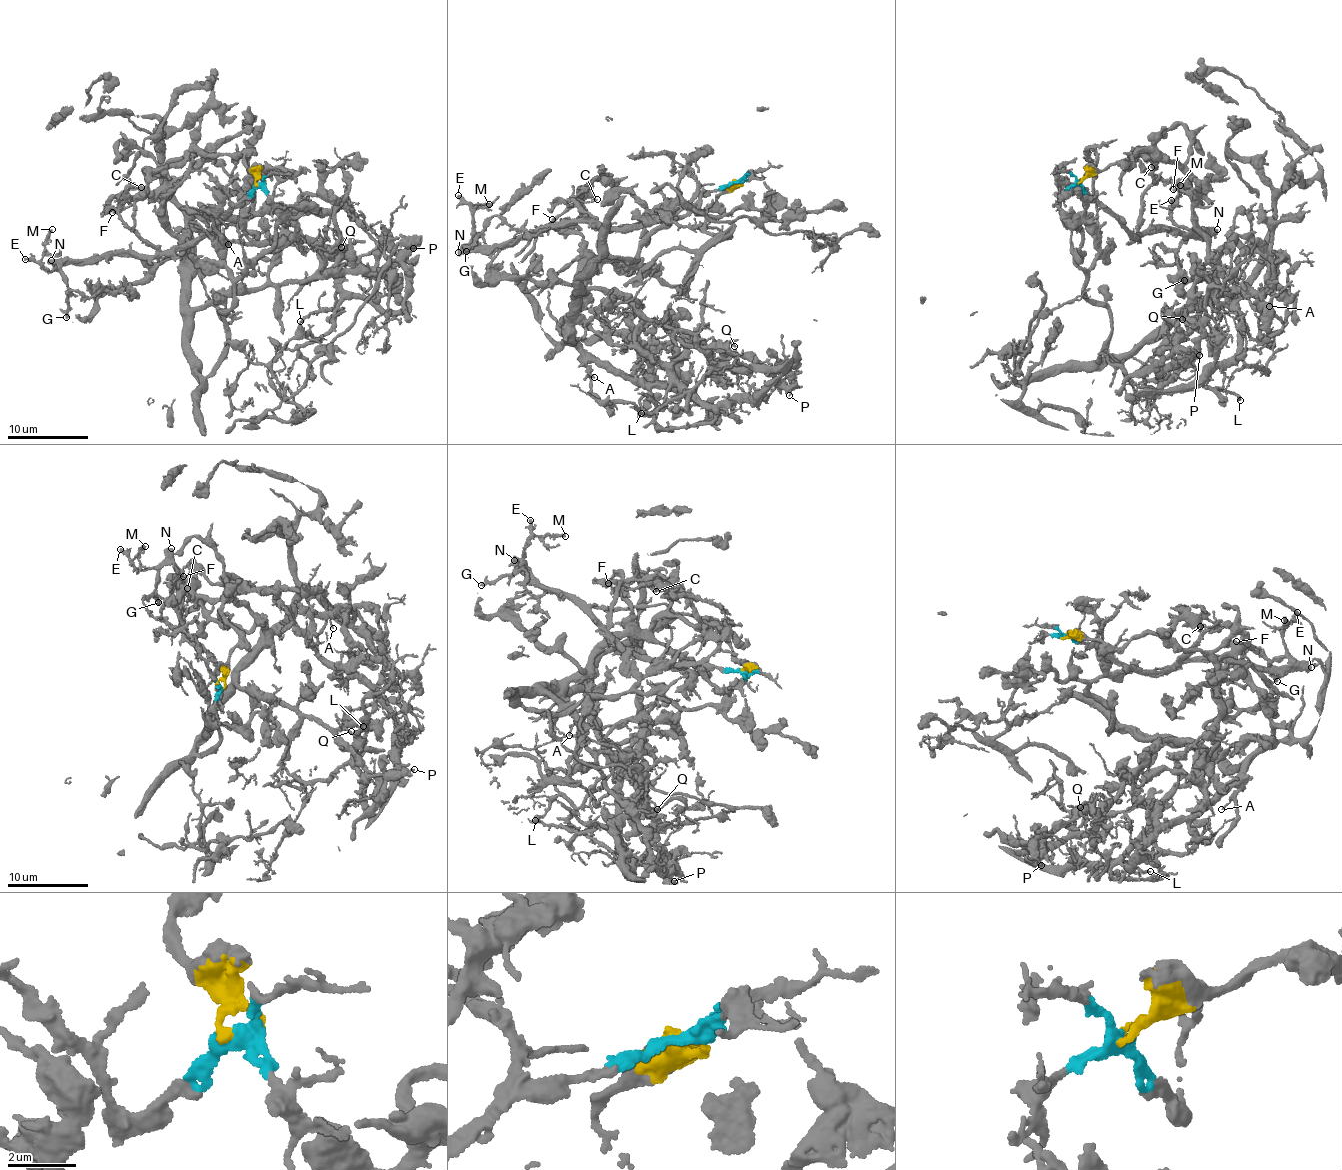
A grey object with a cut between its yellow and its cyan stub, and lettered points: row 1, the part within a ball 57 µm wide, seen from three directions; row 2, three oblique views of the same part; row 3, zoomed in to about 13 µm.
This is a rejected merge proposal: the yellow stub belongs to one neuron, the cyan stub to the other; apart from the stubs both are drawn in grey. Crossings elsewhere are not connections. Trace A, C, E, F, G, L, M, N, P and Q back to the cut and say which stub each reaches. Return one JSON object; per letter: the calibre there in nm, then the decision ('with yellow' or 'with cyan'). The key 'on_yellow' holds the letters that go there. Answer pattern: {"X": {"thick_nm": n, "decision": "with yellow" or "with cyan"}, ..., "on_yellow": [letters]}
{"A": {"thick_nm": 150, "decision": "with yellow"}, "C": {"thick_nm": 150, "decision": "with cyan"}, "E": {"thick_nm": 300, "decision": "with cyan"}, "F": {"thick_nm": 200, "decision": "with yellow"}, "G": {"thick_nm": 200, "decision": "with cyan"}, "L": {"thick_nm": 240, "decision": "with yellow"}, "M": {"thick_nm": 240, "decision": "with cyan"}, "N": {"thick_nm": 600, "decision": "with cyan"}, "P": {"thick_nm": 150, "decision": "with yellow"}, "Q": {"thick_nm": 190, "decision": "with yellow"}, "on_yellow": ["A", "F", "L", "P", "Q"]}

